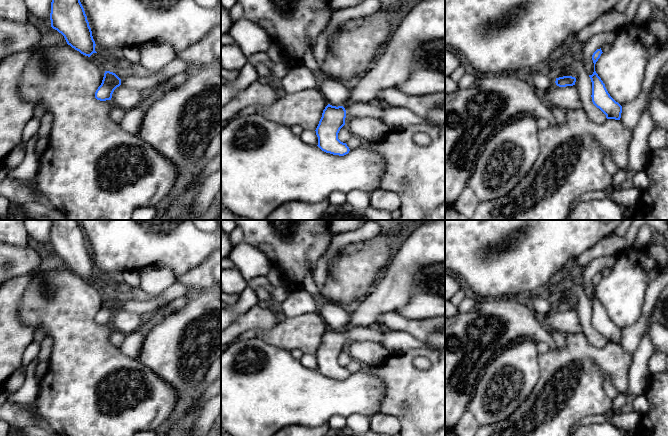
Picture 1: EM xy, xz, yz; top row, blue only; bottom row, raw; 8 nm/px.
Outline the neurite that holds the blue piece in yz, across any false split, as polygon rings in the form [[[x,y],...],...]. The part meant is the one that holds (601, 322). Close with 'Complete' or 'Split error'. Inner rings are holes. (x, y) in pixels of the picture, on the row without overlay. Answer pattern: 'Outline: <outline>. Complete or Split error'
Outline: [[[600,272],[597,273],[592,279],[592,284],[594,287],[594,296],[592,299],[589,299],[592,306],[592,326],[606,339],[607,343],[620,344],[622,330],[610,320],[605,311],[605,308],[595,295],[595,288],[602,277],[603,276]]]. Complete

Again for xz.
Outline: [[[380,326],[359,327],[351,331],[332,330],[328,328],[323,334],[322,341],[316,352],[318,371],[333,379],[344,380],[350,373],[346,367],[338,363],[340,353],[345,349],[345,342],[349,341],[374,341],[379,342],[384,334]]]. Split error

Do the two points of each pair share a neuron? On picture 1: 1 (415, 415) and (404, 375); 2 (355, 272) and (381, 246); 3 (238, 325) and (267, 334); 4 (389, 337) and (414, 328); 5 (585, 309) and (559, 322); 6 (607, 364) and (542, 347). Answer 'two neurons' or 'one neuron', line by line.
1: one neuron
2: one neuron
3: two neurons
4: two neurons
5: two neurons
6: two neurons

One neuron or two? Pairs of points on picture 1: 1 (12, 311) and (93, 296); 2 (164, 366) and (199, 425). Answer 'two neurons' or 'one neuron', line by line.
1: two neurons
2: two neurons

